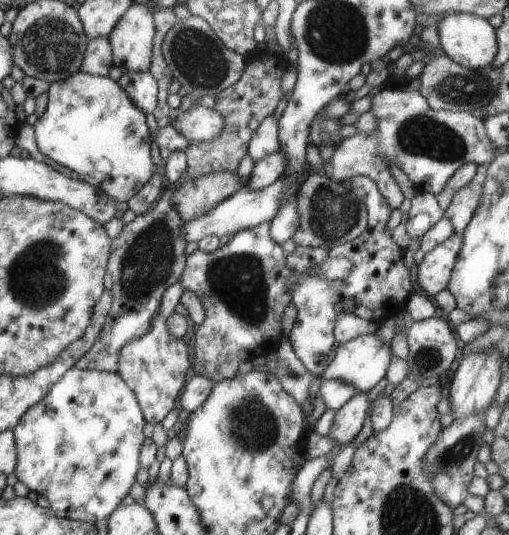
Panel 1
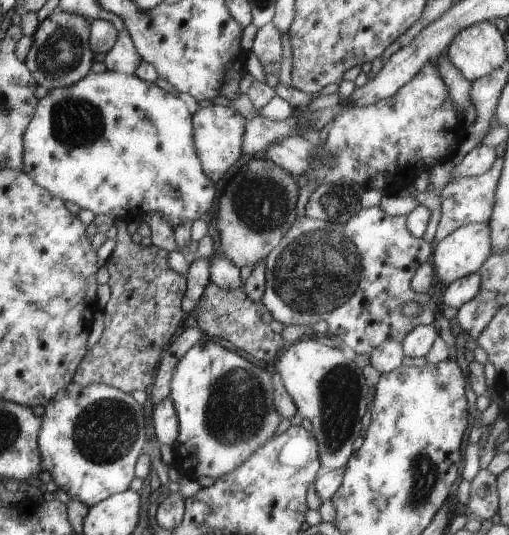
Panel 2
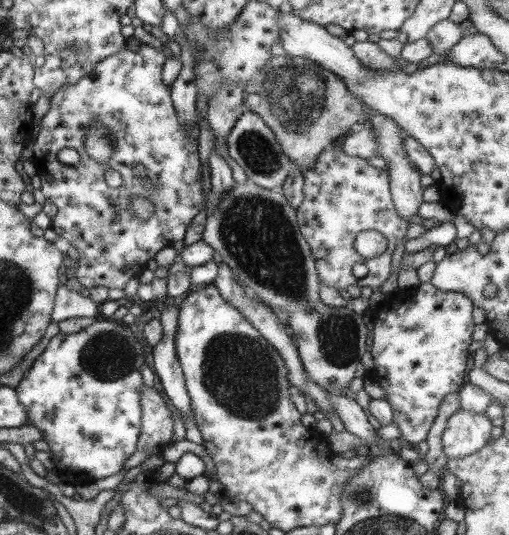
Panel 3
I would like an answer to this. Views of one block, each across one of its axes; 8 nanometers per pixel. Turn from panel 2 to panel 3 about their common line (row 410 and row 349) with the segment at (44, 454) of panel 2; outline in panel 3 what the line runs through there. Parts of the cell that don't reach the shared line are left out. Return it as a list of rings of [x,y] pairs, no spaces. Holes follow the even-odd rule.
[[[105,318],[93,322],[81,332],[62,334],[59,331],[14,388],[17,400],[25,411],[26,425],[43,432],[43,441],[51,451],[52,468],[61,483],[74,486],[76,483],[113,476],[135,452],[142,425],[139,390],[142,380],[139,369],[144,361],[143,348],[133,332],[134,328]]]

